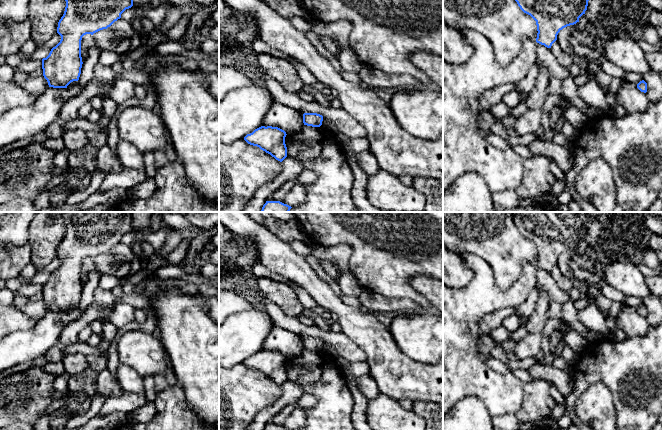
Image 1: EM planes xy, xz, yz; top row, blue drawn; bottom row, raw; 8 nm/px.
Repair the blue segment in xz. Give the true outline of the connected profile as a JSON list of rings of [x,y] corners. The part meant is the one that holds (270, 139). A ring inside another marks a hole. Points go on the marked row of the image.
[[[261,126],[247,134],[244,140],[282,162],[287,157],[286,132],[278,127]]]

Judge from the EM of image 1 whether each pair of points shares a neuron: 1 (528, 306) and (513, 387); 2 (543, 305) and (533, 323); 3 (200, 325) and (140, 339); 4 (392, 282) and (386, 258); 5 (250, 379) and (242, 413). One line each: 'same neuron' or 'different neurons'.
1: different neurons
2: same neuron
3: different neurons
4: same neuron
5: same neuron

